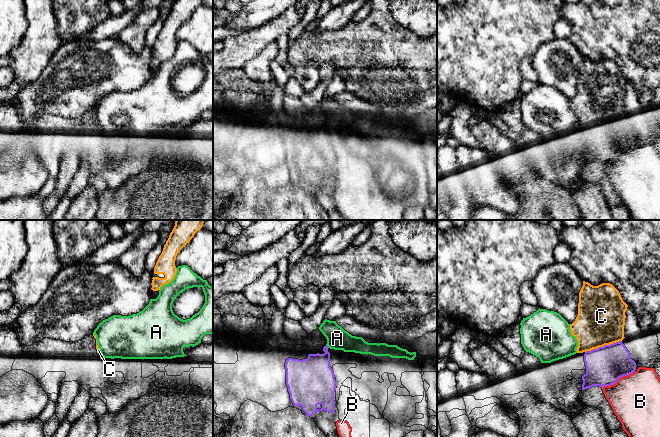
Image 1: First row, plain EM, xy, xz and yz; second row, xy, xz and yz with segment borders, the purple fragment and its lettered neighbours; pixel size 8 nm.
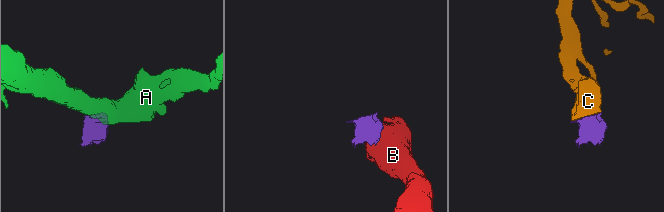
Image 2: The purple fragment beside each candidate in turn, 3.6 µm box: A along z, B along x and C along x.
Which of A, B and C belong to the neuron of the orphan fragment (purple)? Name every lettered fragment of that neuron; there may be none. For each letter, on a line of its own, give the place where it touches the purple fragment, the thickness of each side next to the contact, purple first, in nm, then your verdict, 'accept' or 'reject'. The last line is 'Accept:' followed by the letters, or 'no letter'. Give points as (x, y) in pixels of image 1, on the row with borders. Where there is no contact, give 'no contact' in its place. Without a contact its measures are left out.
A: xz (327, 346) | 280/180 nm | reject
B: yz (618, 378) | 300/400 nm | reject
C: yz (603, 346) | 300/380 nm | accept
Accept: C

